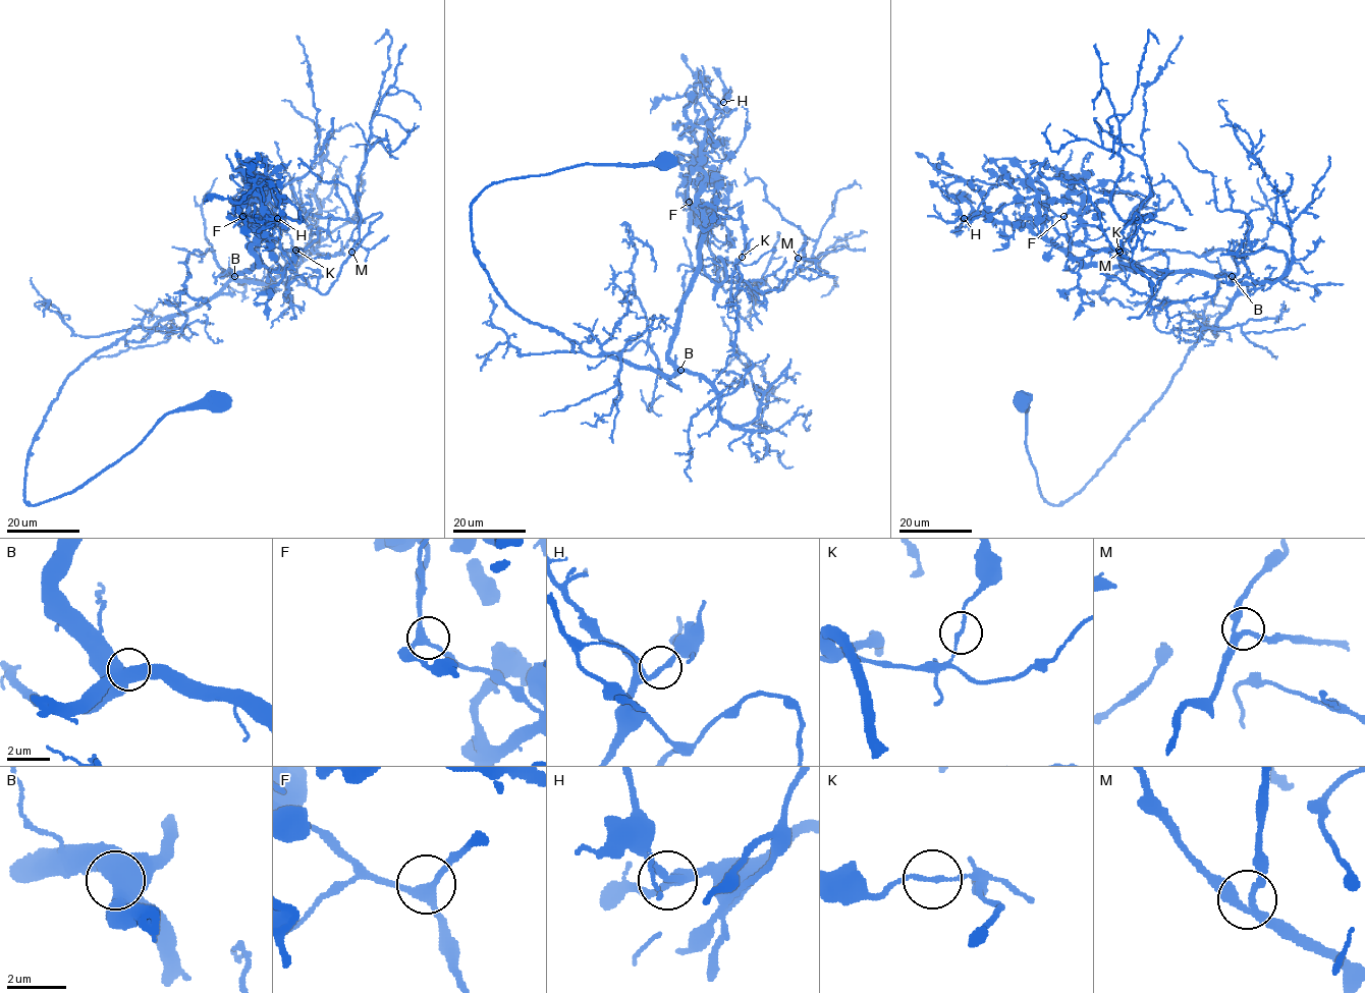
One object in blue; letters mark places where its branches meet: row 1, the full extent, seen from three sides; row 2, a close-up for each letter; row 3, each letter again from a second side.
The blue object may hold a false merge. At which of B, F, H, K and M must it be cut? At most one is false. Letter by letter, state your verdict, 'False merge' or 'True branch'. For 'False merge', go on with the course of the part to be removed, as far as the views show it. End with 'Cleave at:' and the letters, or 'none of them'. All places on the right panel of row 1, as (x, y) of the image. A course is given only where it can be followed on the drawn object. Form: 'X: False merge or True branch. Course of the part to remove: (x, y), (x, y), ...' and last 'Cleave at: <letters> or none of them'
B: True branch
F: True branch
H: True branch
K: False merge. Course of the part to remove: (1118, 250), (1127, 223), (1155, 216), (1123, 220), (1111, 191), (1121, 173), (1120, 122), (1150, 33), (1158, 44)
M: True branch
Cleave at: K

